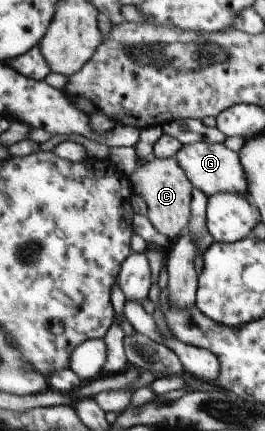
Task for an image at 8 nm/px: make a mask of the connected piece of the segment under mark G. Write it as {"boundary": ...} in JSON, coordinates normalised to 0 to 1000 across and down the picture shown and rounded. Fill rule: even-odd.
{"boundary":[[[770,325],[702,332],[653,364],[664,369],[664,381],[687,390],[709,422],[777,457],[792,457],[815,445],[868,445],[868,450],[913,450],[913,455],[936,450],[928,408],[906,385],[894,355],[853,343],[842,332],[789,332]]]}

